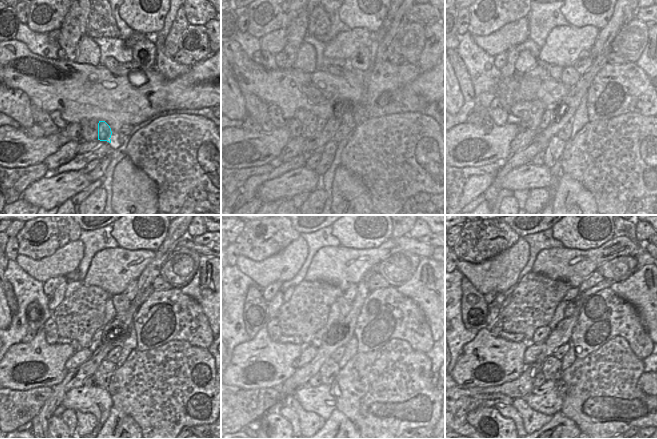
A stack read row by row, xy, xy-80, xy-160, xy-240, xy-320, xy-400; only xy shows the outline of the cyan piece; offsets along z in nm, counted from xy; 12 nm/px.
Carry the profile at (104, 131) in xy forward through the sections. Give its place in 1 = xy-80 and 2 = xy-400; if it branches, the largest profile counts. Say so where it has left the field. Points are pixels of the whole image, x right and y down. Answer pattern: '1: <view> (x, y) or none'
1: xy-80 (322, 122)
2: xy-400 (540, 334)

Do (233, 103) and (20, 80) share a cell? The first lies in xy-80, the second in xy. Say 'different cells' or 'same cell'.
different cells

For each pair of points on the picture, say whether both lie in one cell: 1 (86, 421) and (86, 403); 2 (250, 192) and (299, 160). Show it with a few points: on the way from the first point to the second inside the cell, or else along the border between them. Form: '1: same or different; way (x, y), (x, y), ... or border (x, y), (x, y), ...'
1: different; border (75, 410), (90, 412), (95, 417), (95, 427)
2: same; way (260, 179), (274, 174), (281, 167), (286, 167)

